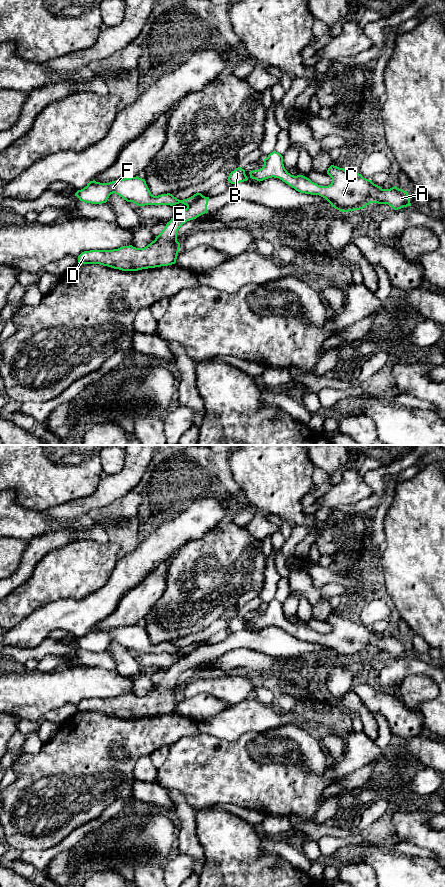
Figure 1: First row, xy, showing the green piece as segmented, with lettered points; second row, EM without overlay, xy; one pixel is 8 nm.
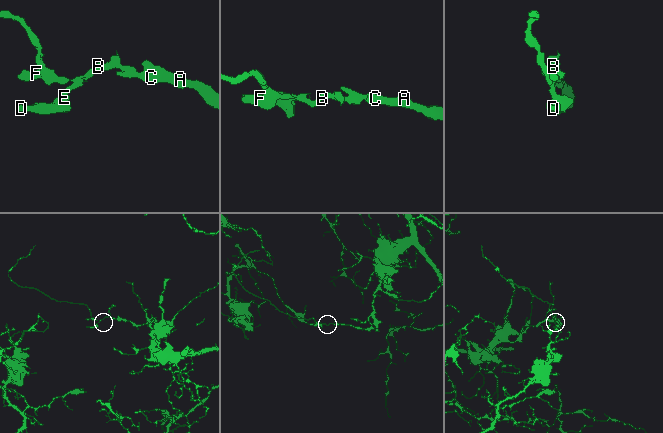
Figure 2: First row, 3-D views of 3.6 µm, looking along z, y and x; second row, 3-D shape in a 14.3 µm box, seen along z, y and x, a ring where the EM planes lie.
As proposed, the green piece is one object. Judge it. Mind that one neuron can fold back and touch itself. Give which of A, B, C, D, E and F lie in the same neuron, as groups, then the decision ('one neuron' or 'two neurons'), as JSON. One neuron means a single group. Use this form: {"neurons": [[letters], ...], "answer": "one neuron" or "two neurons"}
{"neurons": [["A", "B", "C", "F"], ["D", "E"]], "answer": "two neurons"}

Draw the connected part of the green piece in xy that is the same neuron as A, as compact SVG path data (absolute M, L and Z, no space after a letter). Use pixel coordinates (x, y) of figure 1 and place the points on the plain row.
M276 599L264 607L261 617L250 619L249 622L250 626L259 630L272 625L279 626L300 641L325 646L332 655L342 660L360 658L370 651L388 652L394 658L411 654L407 639L396 634L382 637L359 621L353 622L334 613L327 618L332 626L328 634L320 634L303 623L291 623L284 615L283 604Z

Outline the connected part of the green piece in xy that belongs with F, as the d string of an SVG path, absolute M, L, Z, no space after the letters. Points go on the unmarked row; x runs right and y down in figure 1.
M136 625L119 627L109 631L100 631L95 628L90 629L86 635L78 638L75 644L80 649L91 652L106 651L111 642L117 642L127 650L133 650L138 654L145 653L176 653L182 651L189 654L198 647L205 645L201 641L179 648L172 642L161 642L154 644L151 642L145 627Z

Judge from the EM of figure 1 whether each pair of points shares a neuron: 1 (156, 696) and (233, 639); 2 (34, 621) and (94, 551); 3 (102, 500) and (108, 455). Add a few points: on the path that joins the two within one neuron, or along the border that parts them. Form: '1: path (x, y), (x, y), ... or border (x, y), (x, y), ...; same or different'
1: path (172, 676), (185, 663), (205, 652), (213, 651); same
2: border (74, 598), (59, 598), (49, 601), (31, 613); different
3: border (124, 460), (123, 467), (119, 471), (102, 475); different

